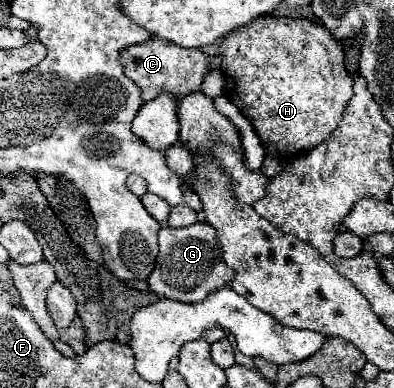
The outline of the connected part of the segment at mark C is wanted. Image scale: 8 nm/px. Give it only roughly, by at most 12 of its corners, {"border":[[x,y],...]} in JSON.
{"border":[[162,39],[126,47],[120,65],[142,91],[202,91],[210,59]]}

